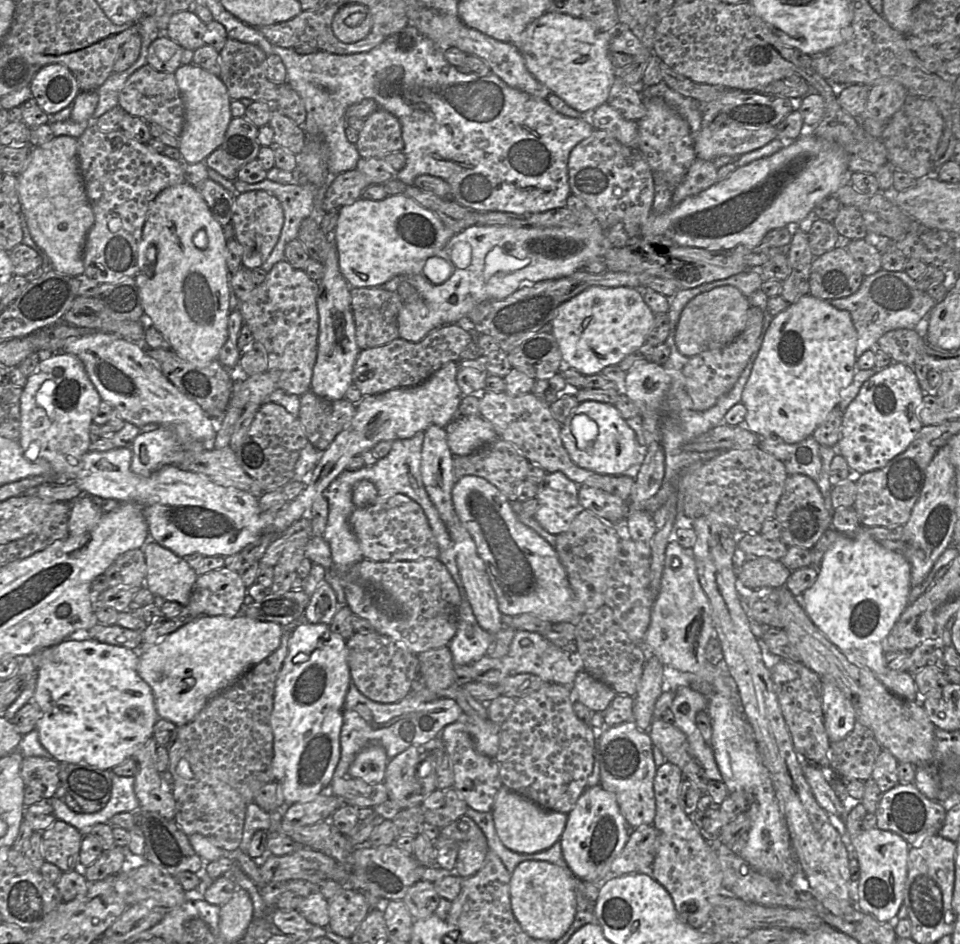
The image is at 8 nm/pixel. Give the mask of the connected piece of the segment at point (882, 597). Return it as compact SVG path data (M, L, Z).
M841 534L824 554L814 584L799 598L801 605L814 625L851 662L869 669L894 695L909 701L921 701L914 681L914 673L894 671L885 663L884 643L908 606L911 592L911 565L905 555L884 548L869 535Z

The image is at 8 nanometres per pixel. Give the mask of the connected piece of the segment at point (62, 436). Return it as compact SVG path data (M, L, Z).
M57 352L57 353L43 353L43 359L40 361L36 371L27 378L26 386L22 391L20 397L20 438L19 444L22 449L22 452L28 449L31 442L38 442L40 446L39 458L47 461L55 475L55 478L68 478L74 479L76 475L81 471L83 467L82 458L89 451L91 444L90 440L90 425L93 422L93 418L96 415L102 399L99 396L97 390L95 389L93 383L89 379L87 372L83 363L73 354L66 352Z

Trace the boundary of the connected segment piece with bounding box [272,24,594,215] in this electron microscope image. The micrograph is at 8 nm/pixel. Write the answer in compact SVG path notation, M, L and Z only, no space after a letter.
M407 25L398 33L389 36L377 47L368 52L355 53L350 55L332 54L324 51L317 51L305 55L295 52L294 48L282 48L273 45L273 54L279 56L285 66L287 83L301 97L305 110L306 120L303 124L303 130L307 138L320 138L323 145L324 160L330 177L337 176L346 171L356 168L360 159L356 146L350 143L345 136L345 112L346 109L364 99L373 99L378 105L378 109L383 109L398 118L402 128L402 137L404 141L403 153L406 157L406 165L403 169L395 173L394 177L407 185L413 185L416 177L420 175L432 175L445 180L451 189L451 200L459 205L474 210L476 212L505 212L516 215L533 214L546 212L549 210L563 208L566 206L566 200L571 195L568 181L568 159L571 150L582 140L587 138L593 131L589 115L583 118L571 118L555 111L546 99L538 99L522 92L518 89L508 86L498 76L493 73L487 76L478 76L475 74L465 74L460 72L455 66L451 65L444 57L443 49L440 48L431 39L424 36L419 30Z

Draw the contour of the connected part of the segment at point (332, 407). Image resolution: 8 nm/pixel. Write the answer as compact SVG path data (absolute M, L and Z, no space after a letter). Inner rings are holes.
M311 390L300 396L298 418L309 442L324 452L345 429L356 413L356 405L347 399L329 400Z

